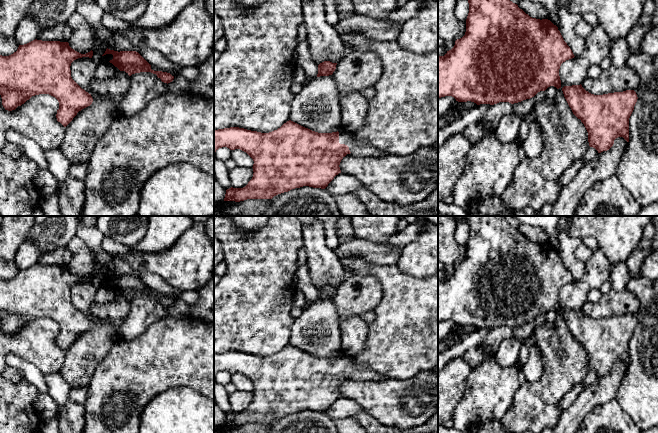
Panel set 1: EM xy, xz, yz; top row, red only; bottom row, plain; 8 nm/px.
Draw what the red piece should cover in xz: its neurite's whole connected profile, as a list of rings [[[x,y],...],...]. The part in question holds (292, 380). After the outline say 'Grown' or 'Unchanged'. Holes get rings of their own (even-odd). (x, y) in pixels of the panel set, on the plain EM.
[[[291,344],[269,357],[239,351],[214,353],[214,377],[222,371],[240,373],[254,385],[253,401],[243,412],[226,414],[224,425],[240,426],[247,423],[272,423],[295,412],[309,410],[325,413],[341,397],[340,386],[347,380],[382,381],[387,379],[374,370],[359,367],[351,356],[340,352],[337,356],[318,357]]]. Grown

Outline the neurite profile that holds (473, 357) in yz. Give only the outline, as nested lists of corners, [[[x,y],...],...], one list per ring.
[[[474,347],[468,349],[464,352],[461,358],[467,363],[467,365],[472,369],[481,364],[491,353],[482,350],[479,347]]]

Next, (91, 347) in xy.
[[[89,281],[78,282],[70,290],[72,303],[93,322],[92,328],[79,335],[66,350],[60,375],[71,388],[89,385],[95,368],[118,339],[118,333],[111,325],[90,312],[96,293],[97,288]]]

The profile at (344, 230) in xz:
[[[339,216],[336,234],[339,244],[347,243],[355,239],[351,216]]]

